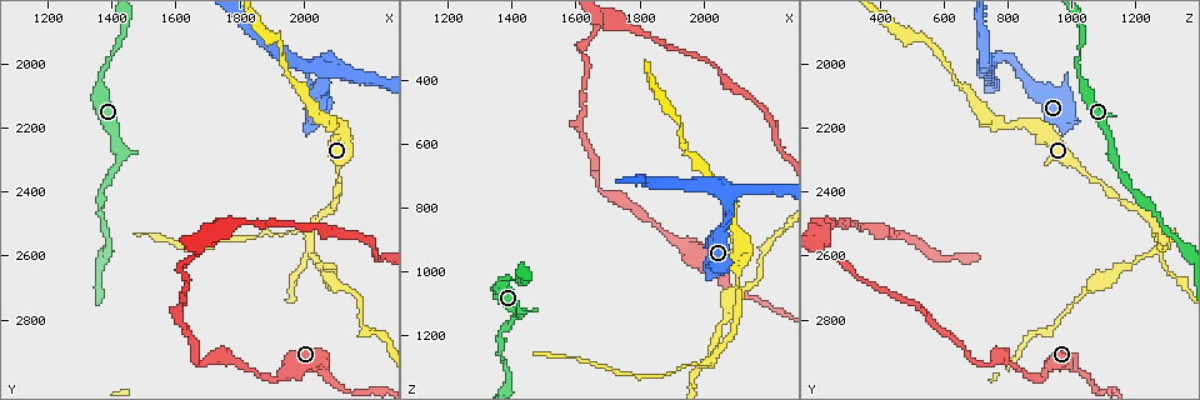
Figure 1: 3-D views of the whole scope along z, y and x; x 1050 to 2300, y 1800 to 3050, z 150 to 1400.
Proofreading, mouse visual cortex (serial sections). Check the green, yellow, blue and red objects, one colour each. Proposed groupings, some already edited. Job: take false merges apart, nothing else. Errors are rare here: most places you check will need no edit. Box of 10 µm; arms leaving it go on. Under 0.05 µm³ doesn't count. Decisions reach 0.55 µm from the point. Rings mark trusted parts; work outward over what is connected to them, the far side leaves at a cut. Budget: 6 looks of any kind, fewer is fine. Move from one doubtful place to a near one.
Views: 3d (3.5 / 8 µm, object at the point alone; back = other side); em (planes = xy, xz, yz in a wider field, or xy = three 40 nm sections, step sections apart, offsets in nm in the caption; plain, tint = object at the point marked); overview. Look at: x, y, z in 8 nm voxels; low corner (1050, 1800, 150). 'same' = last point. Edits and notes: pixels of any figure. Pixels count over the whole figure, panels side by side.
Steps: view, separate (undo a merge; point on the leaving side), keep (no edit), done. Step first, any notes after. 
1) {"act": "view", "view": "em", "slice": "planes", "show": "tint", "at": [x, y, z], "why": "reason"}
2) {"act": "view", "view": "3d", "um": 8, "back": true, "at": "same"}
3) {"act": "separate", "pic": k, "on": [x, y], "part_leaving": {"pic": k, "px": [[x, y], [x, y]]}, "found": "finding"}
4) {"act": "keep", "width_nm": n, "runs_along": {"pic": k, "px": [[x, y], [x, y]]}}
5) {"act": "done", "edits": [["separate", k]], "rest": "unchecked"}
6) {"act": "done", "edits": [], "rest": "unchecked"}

{"act": "view", "view": "3d", "um": 3.5, "at": [2020, 2530, 1270], "why": "abrupt turn"}

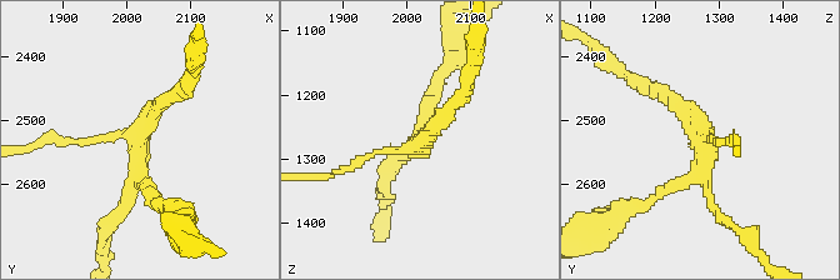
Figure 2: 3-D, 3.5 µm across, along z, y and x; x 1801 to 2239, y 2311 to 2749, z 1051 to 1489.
{"act": "view", "view": "em", "slice": "planes", "show": "tint", "at": [2020, 2525, 1275], "arms": 4, "arm_widths_nm": [100, 150, 200, 200], "why": "now the EM"}

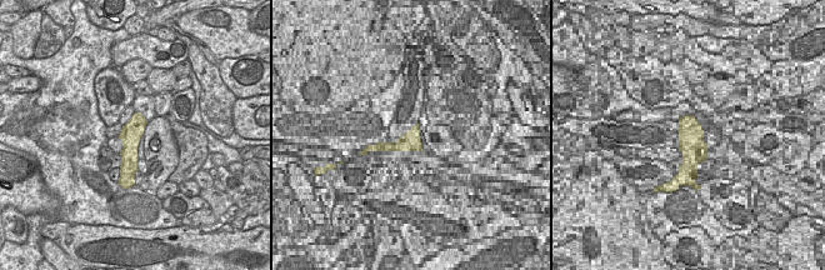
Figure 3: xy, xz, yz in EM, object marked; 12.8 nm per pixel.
{"act": "keep", "runs_along": {"pic": 2, "px": [[181, 89], [139, 131], [154, 193]]}, "found": "continuous, no second cell"}

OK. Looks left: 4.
{"act": "view", "view": "3d", "um": 3.5, "at": [2080, 1970, 770], "why": "abrupt turn"}

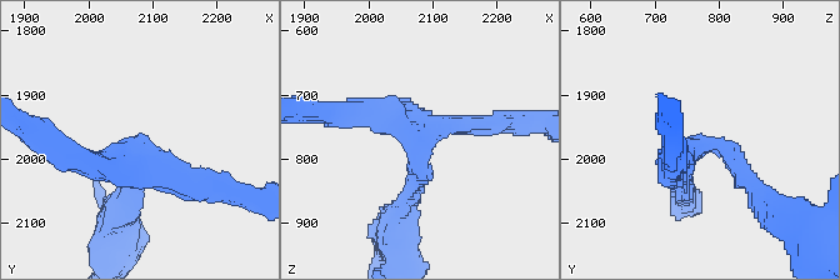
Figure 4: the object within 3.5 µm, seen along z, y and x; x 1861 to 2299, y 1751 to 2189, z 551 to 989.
{"act": "view", "view": "em", "slice": "xy", "step": 1, "show": "tint", "at": [2085, 1975, 765], "why": "shape alone is not enough"}

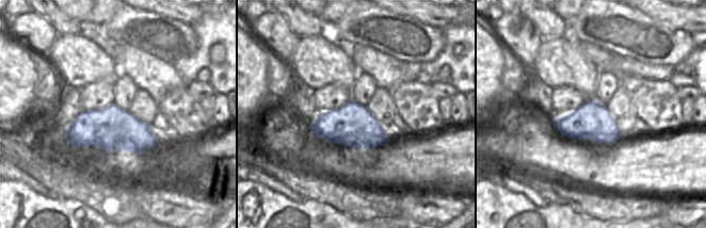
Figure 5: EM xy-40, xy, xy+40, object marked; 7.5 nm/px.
{"act": "view", "view": "em", "slice": "planes", "show": "tint", "at": "same"}

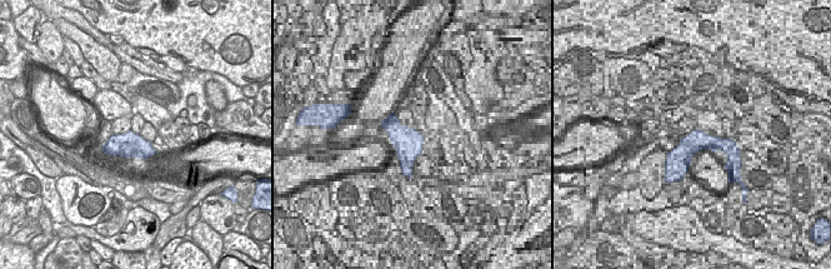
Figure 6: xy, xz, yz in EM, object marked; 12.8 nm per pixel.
{"act": "keep", "runs_along": {"pic": 4, "px": [[411, 195], [419, 138], [350, 113]]}, "found": "continuous, no second cell"}

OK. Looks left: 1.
{"act": "done", "edits": [], "rest": "unchecked"}

